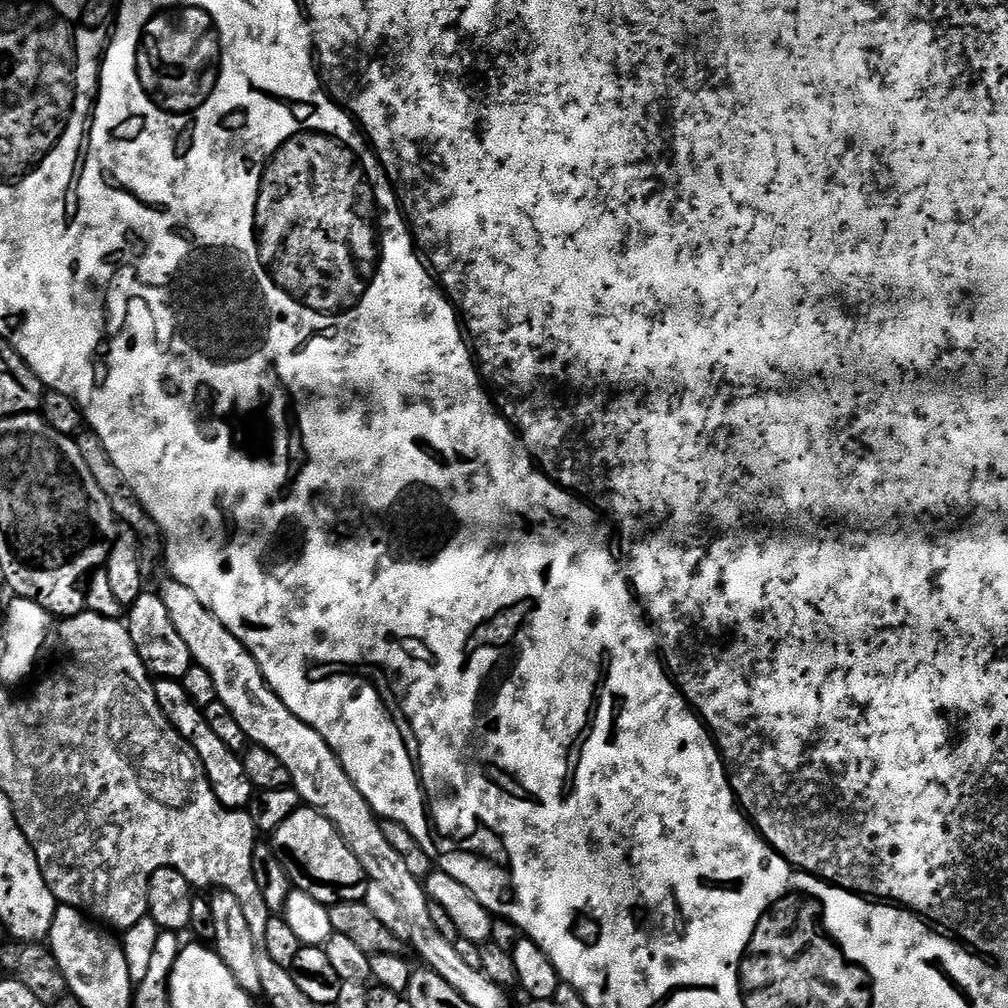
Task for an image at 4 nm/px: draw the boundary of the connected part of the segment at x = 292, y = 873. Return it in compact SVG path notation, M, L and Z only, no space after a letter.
M301 806L271 833L272 849L278 854L282 866L286 866L286 874L292 879L299 891L310 894L310 898L318 898L318 902L334 905L338 902L354 902L363 900L369 886L366 870L362 870L360 859L346 846L342 834L316 808Z

